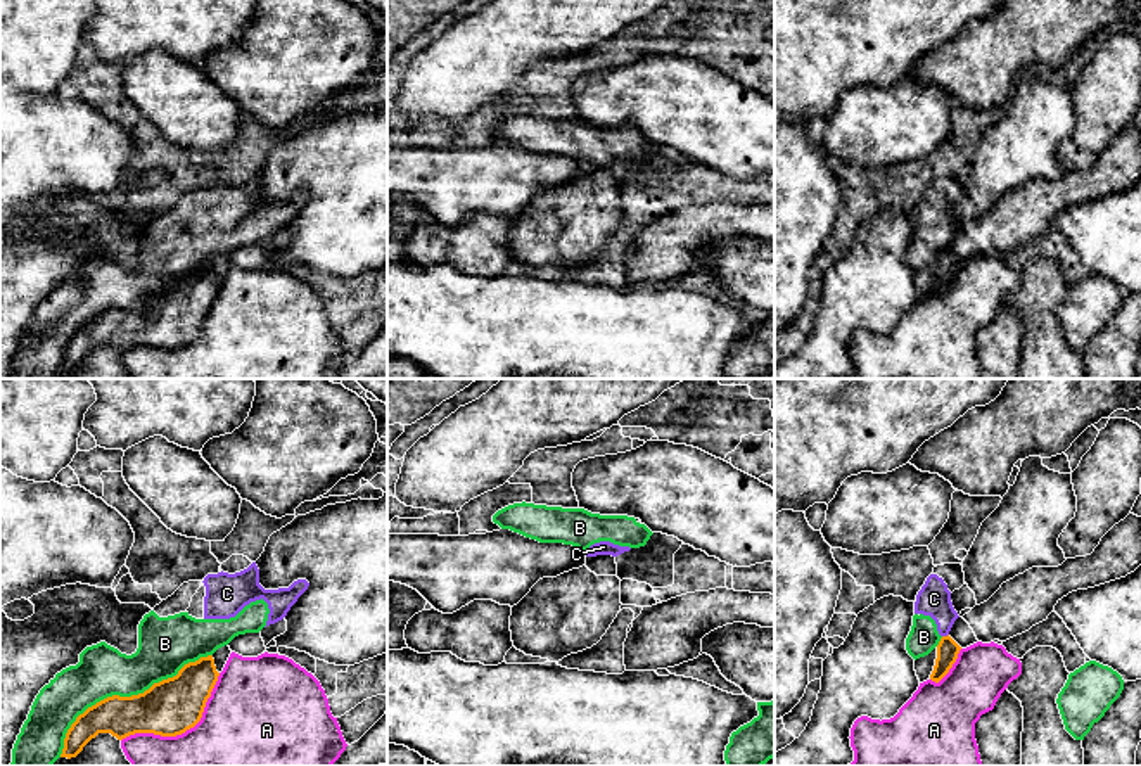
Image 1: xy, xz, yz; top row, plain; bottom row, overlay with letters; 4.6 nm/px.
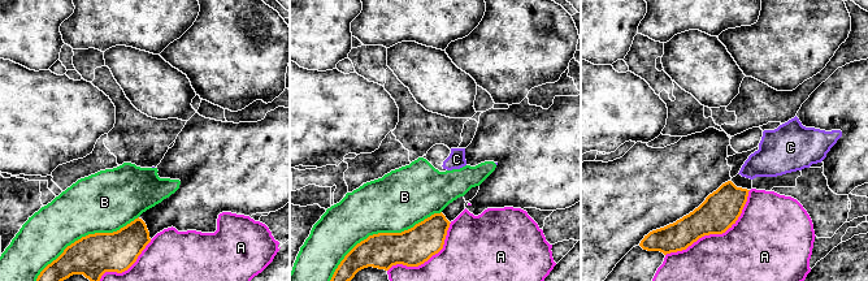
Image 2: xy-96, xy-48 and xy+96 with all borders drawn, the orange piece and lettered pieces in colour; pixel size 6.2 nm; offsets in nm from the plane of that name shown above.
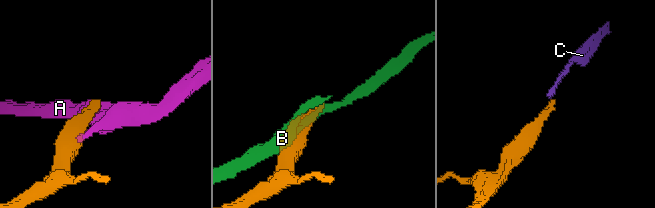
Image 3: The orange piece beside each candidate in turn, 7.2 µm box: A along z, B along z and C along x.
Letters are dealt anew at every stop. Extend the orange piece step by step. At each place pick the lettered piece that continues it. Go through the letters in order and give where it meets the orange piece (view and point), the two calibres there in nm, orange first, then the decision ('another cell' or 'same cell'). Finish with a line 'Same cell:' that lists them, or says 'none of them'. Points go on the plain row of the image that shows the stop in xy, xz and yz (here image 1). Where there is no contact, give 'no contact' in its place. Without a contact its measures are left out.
A: meets orange in xy at (184, 344); 260 nm thick on the orange side, 460 nm on the other; another cell
B: meets orange in xy at (125, 310); 260 nm thick on the orange side, 240 nm on the other; another cell
C: meets orange in yz at (944, 249); 100 nm thick on the orange side, 160 nm on the other; another cell
Same cell: none of them

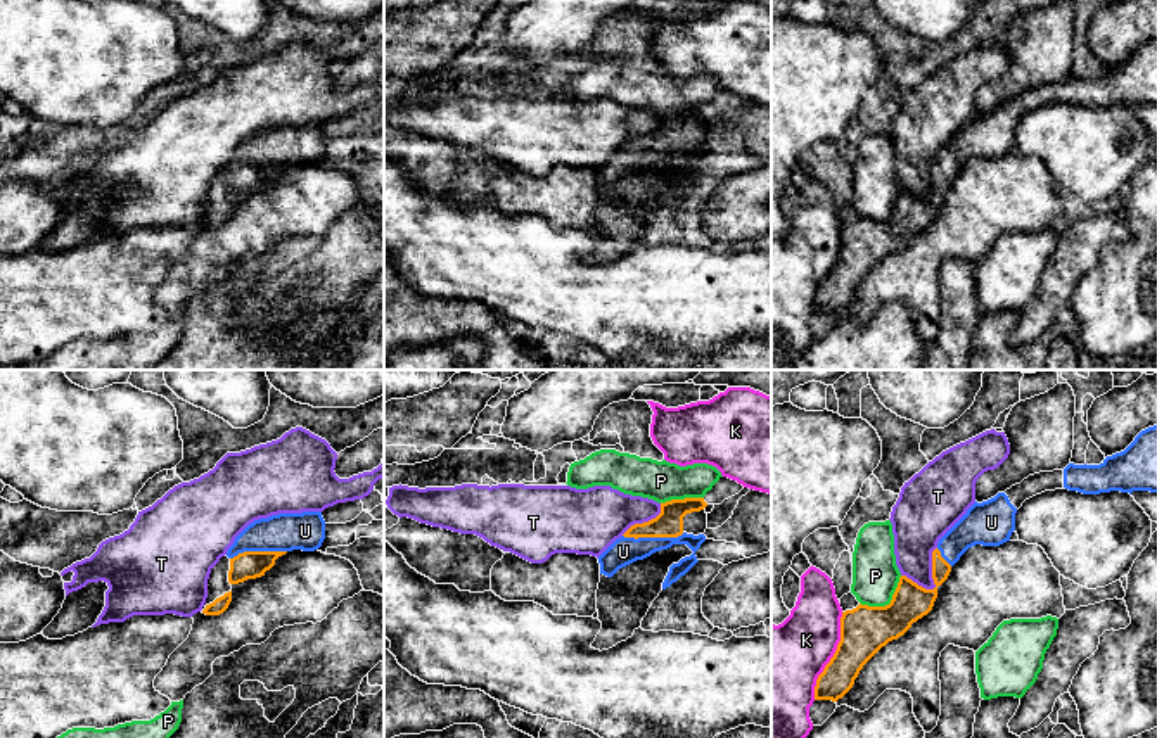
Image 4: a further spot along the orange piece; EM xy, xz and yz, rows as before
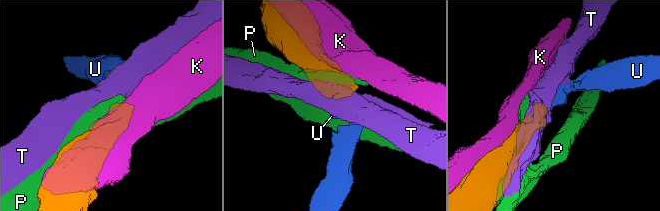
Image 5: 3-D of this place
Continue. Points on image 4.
K: meets orange in yz at (834, 268); 220 nm thick on the orange side, 360 nm on the other; another cell
P: meets orange in yz at (889, 216); 220 nm thick on the orange side, 220 nm on the other; another cell
T: meets orange in yz at (934, 196); 180 nm thick on the orange side, 220 nm on the other; another cell
U: meets orange in xz at (652, 149); 130 nm thick on the orange side, 130 nm on the other; same cell
Same cell: U

